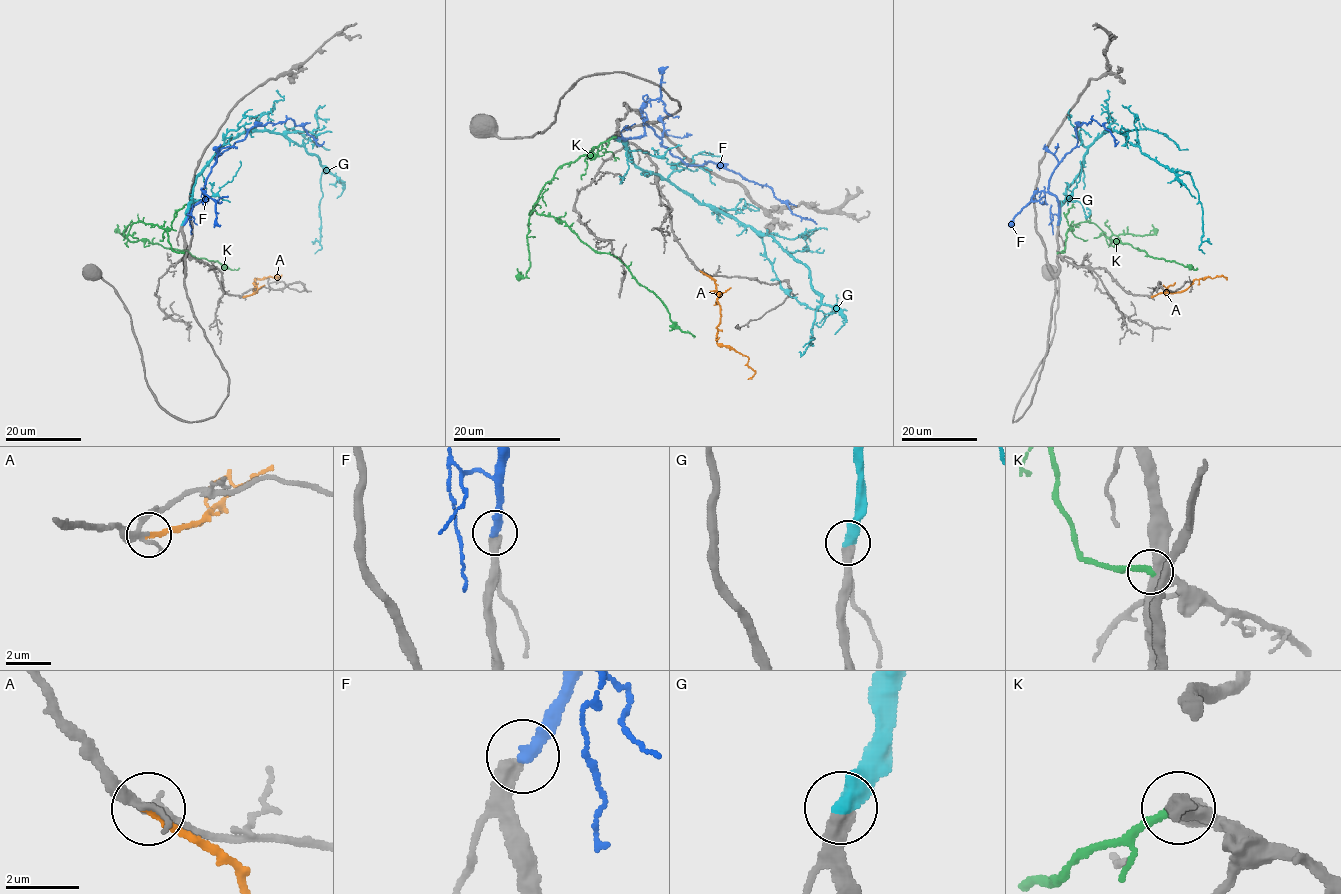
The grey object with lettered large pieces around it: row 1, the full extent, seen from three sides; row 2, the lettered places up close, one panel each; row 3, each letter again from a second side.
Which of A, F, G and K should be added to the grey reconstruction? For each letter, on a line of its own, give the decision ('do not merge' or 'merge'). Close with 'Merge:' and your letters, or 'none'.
A: merge
F: do not merge
G: merge
K: do not merge
Merge: A, G

